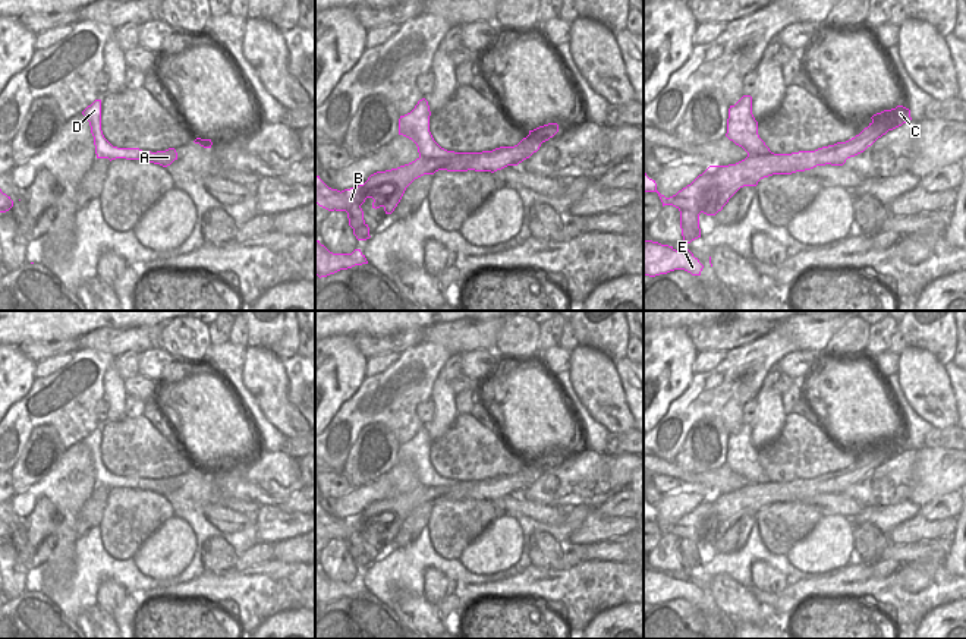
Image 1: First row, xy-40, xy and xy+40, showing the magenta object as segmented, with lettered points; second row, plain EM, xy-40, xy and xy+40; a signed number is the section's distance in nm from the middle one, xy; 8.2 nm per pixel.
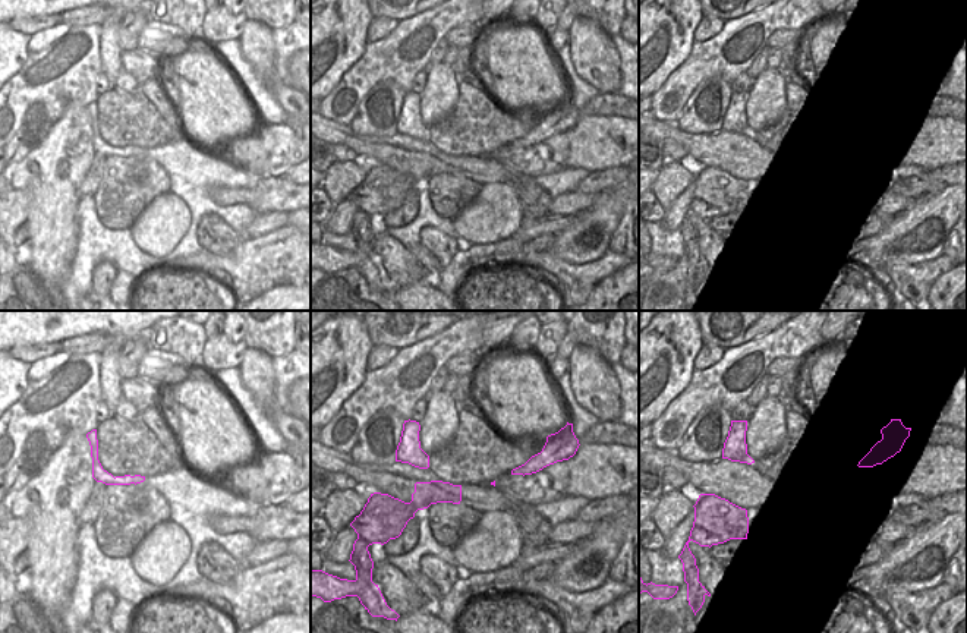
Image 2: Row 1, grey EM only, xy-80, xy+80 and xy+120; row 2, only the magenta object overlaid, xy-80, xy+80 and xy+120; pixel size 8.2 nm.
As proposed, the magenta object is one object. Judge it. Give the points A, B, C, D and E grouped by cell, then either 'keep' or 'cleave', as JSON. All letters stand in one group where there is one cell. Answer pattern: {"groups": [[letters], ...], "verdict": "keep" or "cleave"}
{"groups": [["A", "C"], ["B", "D", "E"]], "verdict": "cleave"}

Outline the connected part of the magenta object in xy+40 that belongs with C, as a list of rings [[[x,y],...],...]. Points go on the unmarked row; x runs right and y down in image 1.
[[[903,434],[877,441],[871,447],[872,450],[868,456],[846,470],[837,470],[815,479],[799,479],[800,495],[803,498],[811,498],[816,494],[825,492],[843,494],[847,487],[863,481],[888,459],[912,448],[910,438]]]

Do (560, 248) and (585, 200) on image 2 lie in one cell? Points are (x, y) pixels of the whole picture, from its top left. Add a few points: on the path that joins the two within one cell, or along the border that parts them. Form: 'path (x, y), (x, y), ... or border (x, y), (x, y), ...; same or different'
border (608, 197), (602, 202), (572, 216); different

